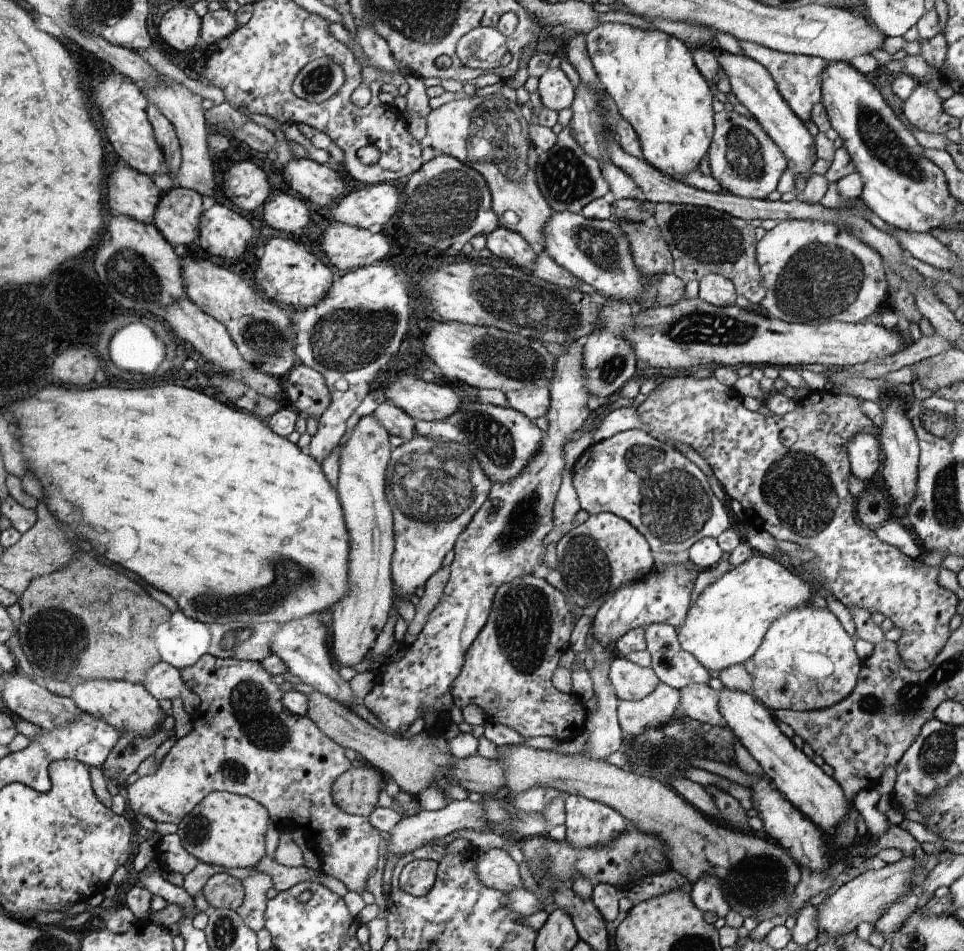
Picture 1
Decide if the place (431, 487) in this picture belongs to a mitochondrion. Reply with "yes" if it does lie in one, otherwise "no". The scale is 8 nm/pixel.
yes

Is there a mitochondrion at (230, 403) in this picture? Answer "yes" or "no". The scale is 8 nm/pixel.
no

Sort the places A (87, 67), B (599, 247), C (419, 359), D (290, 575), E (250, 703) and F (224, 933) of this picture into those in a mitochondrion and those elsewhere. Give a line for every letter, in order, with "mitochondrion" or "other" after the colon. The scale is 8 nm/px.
A: other
B: mitochondrion
C: other
D: mitochondrion
E: mitochondrion
F: mitochondrion

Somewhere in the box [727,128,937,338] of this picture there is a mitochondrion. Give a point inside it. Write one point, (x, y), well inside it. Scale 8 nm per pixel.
(820, 278)

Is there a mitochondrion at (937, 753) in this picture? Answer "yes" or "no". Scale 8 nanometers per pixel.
yes

